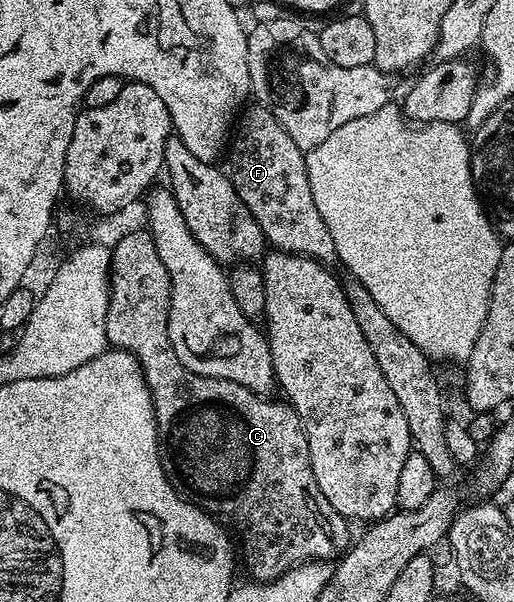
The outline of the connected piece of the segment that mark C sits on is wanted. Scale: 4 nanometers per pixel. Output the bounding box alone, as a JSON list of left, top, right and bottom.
[106,230,352,583]

